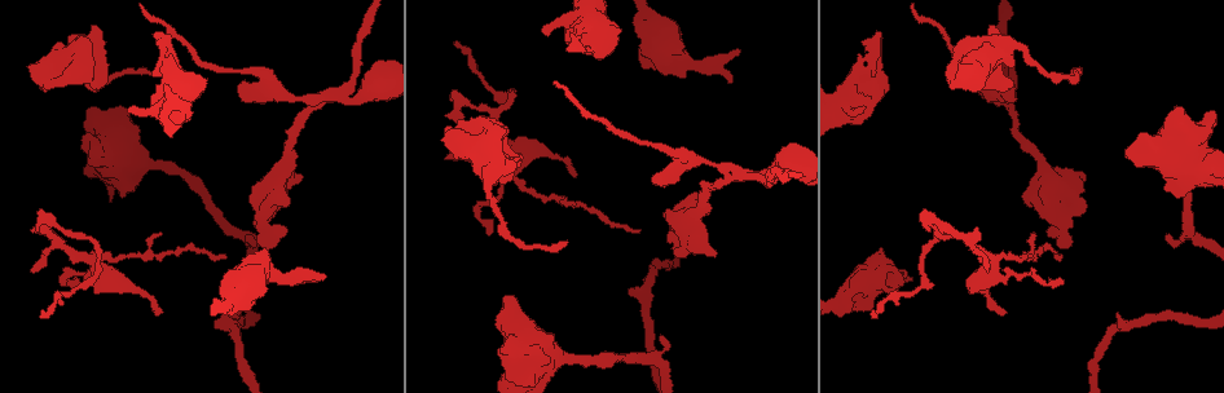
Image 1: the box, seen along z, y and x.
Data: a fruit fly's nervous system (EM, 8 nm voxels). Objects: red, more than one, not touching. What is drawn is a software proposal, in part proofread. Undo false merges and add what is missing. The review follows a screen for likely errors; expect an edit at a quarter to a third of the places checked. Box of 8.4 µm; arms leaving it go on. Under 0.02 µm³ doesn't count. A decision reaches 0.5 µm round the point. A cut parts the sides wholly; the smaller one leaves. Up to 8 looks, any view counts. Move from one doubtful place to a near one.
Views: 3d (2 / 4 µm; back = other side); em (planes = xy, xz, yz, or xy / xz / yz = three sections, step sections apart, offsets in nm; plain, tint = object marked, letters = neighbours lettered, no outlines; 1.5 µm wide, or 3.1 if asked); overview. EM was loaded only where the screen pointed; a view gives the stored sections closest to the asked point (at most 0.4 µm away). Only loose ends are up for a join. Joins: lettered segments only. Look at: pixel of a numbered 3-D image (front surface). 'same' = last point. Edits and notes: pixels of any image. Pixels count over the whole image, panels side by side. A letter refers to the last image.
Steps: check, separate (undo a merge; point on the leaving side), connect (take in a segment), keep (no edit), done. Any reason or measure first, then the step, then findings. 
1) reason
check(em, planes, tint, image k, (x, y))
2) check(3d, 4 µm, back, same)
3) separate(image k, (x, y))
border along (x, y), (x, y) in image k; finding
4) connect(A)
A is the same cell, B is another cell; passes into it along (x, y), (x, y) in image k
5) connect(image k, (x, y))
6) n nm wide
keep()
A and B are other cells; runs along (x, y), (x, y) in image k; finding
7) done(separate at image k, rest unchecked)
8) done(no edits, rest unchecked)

free end
check(3d, 4 µm, image 1, (643, 66))

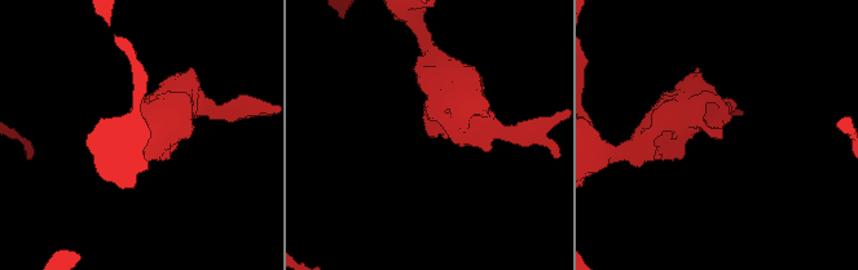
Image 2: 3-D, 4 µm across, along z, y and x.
need the tissue
check(em, planes, plain, image 2, (718, 133))

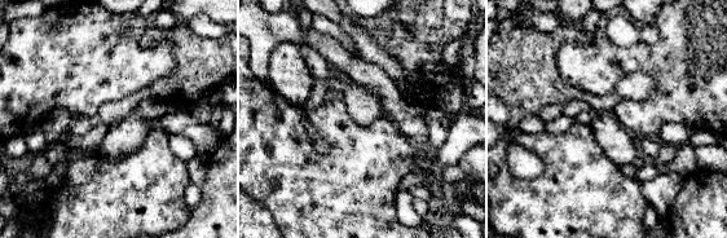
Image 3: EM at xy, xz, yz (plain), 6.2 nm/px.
check(em, planes, letters, same)

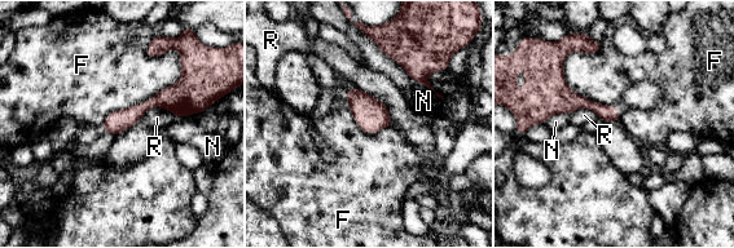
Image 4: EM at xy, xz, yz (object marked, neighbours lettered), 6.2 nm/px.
keep()
F, N and R are other cells; runs along (194, 101), (154, 101), (105, 127) in image 4; none of them fits

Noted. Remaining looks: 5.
sharp bend
check(3d, 2 µm, back, image 1, (512, 93))

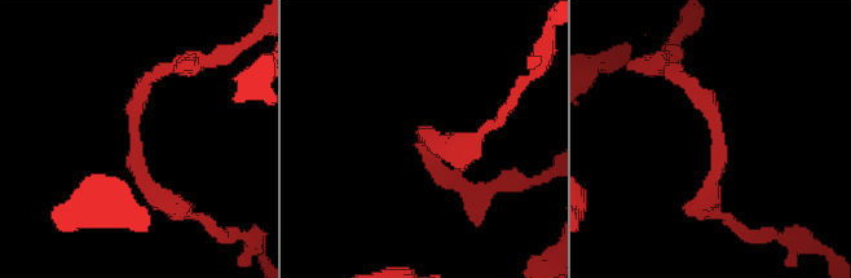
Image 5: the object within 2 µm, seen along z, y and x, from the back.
check(em, planes, letters, image 5, (134, 114))

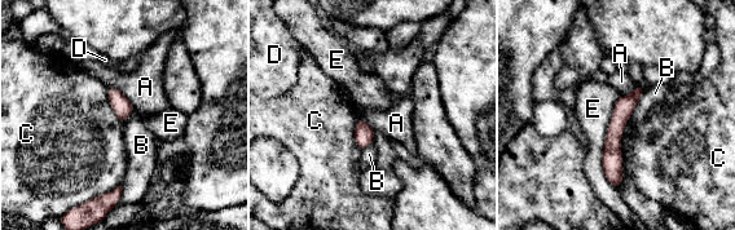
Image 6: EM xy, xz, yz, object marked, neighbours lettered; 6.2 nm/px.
keep()
A, B, C, D and E are other cells; border along (646, 91), (625, 125), (620, 146) in image 6; all the same cell

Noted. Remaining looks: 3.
check(em, planes, letters, image 1, (871, 314))

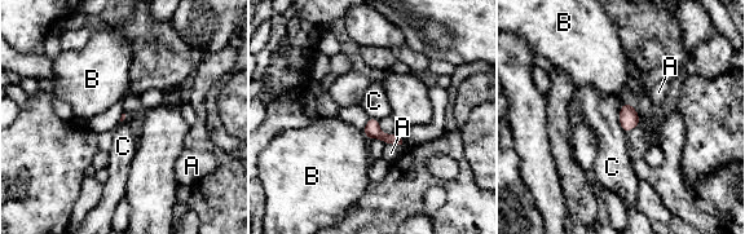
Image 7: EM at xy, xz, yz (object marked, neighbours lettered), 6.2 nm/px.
keep()
A, B and C are other cells; border along (624, 102), (618, 123), (625, 133) in image 7; none of them fits

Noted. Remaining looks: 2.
done(no edits, rest unchecked)

